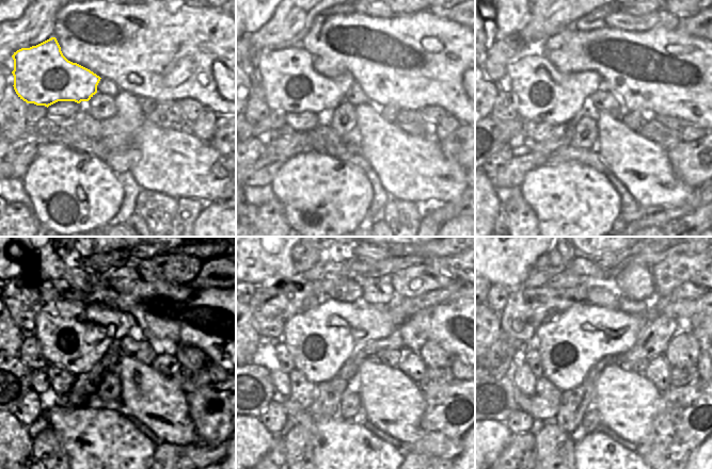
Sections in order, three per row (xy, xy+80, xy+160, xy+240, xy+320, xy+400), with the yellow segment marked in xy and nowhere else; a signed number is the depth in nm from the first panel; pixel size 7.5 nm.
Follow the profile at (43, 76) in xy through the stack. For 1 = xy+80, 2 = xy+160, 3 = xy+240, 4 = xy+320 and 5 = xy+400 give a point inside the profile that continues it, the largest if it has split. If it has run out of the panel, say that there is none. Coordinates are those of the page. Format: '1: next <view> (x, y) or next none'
1: next xy+80 (290, 83)
2: next xy+160 (542, 94)
3: next xy+240 (73, 335)
4: next xy+320 (319, 340)
5: next xy+400 (579, 338)

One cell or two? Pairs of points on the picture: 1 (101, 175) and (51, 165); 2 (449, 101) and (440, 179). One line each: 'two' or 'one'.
1: one
2: two

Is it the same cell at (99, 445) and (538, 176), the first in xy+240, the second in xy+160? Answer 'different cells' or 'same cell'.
same cell

